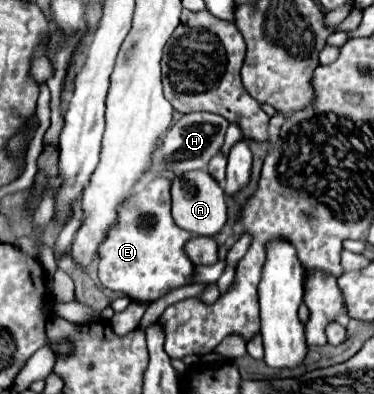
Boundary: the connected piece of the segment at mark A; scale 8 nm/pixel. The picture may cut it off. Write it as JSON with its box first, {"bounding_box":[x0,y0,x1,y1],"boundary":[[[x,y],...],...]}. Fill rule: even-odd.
{"bounding_box":[171,170,227,236],"boundary":[[[193,170],[185,172],[183,176],[175,176],[171,180],[171,208],[173,208],[173,218],[175,224],[193,236],[213,236],[217,234],[223,224],[227,222],[227,206],[225,206],[225,192],[209,176],[207,170]]]}

